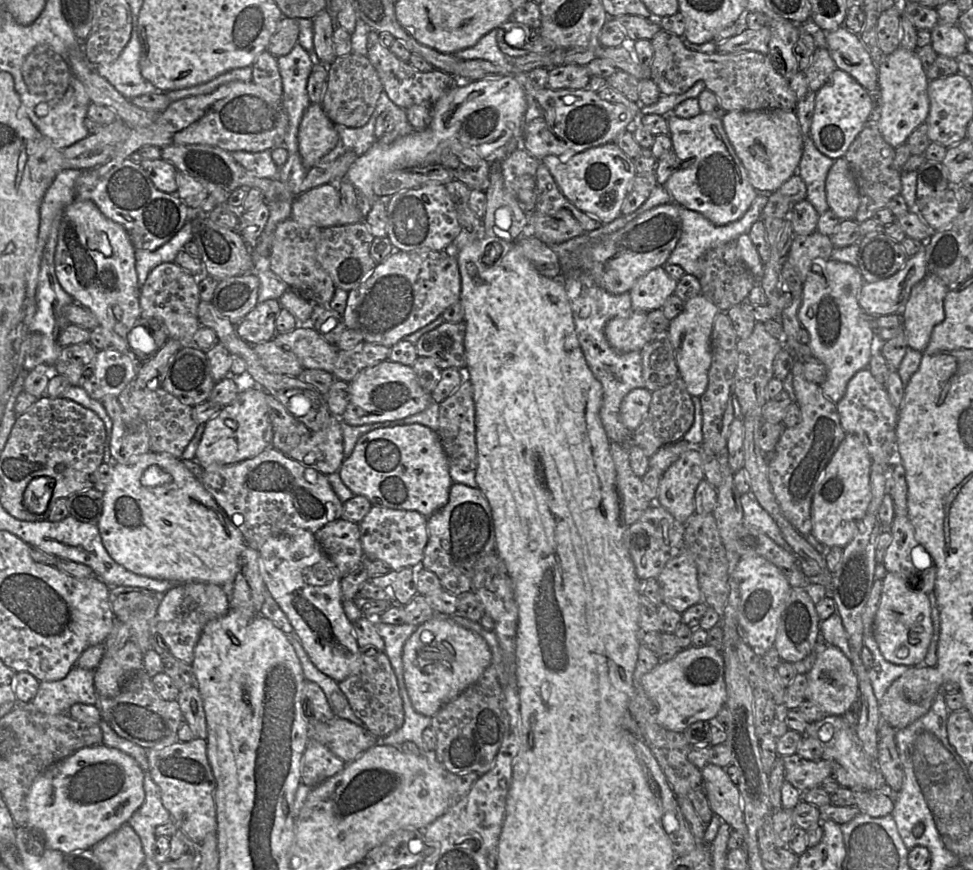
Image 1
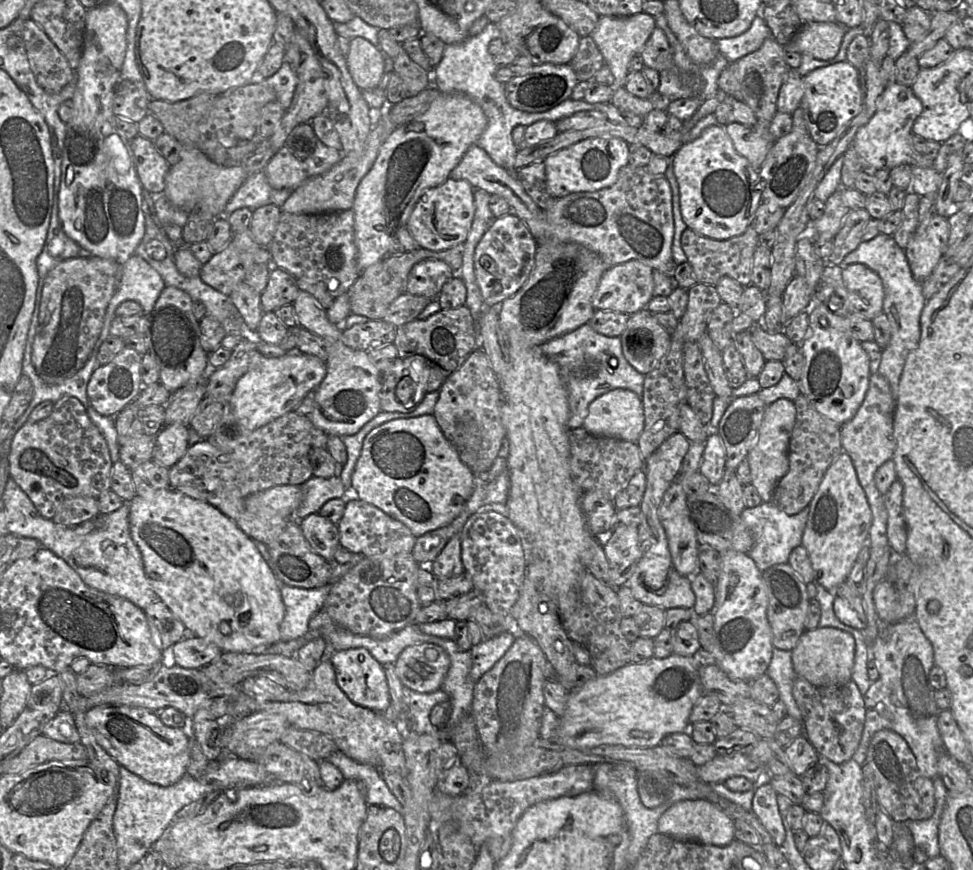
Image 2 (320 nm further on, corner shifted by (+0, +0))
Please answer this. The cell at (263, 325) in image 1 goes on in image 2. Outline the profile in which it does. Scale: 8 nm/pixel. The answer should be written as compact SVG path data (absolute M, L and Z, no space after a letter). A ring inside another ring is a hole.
M272 267L267 286L261 294L263 312L274 312L282 306L293 304L299 291L296 279L290 273Z

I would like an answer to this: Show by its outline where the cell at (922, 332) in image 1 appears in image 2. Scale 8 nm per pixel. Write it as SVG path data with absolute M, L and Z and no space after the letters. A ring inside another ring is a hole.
M934 213L919 222L904 249L911 272L918 282L927 279L944 256L949 233L948 216Z

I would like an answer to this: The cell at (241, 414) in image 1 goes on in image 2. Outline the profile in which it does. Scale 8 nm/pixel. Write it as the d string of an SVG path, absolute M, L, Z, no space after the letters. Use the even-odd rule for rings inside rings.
M255 351L248 371L237 381L228 408L232 410L244 427L250 430L257 429L294 411L308 392L317 389L325 378L326 372L326 362L313 355L295 351L287 352L282 357L270 358L264 356L259 351Z

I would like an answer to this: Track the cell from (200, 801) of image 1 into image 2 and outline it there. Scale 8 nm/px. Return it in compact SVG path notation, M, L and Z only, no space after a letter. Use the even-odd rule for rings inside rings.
M96 706L86 713L86 721L97 742L119 765L146 781L167 787L187 773L189 729L165 725L158 712L128 706Z

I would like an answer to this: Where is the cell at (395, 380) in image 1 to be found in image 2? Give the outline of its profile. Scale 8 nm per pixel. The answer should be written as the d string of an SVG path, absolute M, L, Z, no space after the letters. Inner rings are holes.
M300 290L292 305L295 310L297 325L323 338L328 352L326 376L315 390L314 407L308 417L314 426L328 435L342 437L356 434L367 422L381 412L380 391L382 372L371 361L367 351L355 350L344 344L340 325L329 321L326 310L319 306L311 294Z

